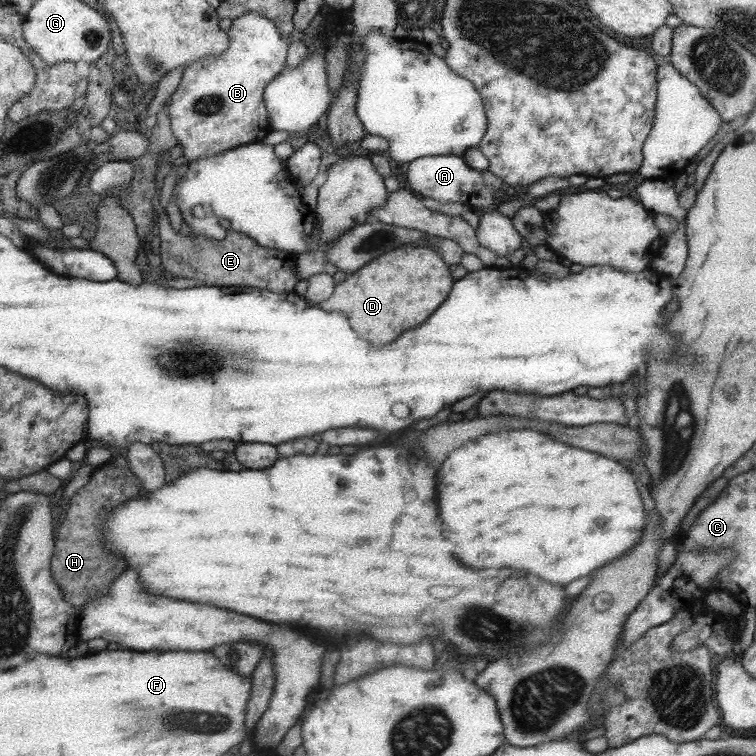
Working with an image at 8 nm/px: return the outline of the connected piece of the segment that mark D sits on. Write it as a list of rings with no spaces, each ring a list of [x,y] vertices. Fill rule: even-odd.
[[[401,246],[393,252],[387,252],[383,256],[377,256],[377,260],[371,260],[361,268],[361,272],[355,271],[353,276],[337,283],[332,295],[323,303],[318,303],[317,308],[325,312],[345,312],[349,320],[353,320],[353,328],[361,332],[361,336],[369,336],[369,340],[377,340],[381,344],[395,340],[401,332],[419,326],[445,298],[451,288],[451,276],[443,260],[437,256],[437,252],[423,248],[423,246]]]

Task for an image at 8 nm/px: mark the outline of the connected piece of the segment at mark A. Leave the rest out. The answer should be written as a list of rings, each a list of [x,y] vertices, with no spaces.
[[[437,155],[424,156],[407,166],[407,184],[414,194],[431,198],[435,202],[461,202],[475,210],[482,210],[493,202],[493,192],[501,186],[501,180],[487,170],[479,172],[469,168],[462,156]]]

